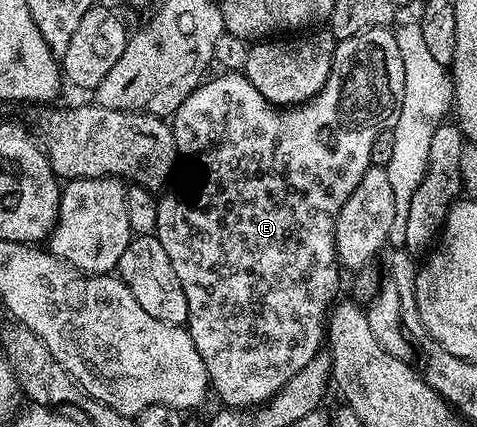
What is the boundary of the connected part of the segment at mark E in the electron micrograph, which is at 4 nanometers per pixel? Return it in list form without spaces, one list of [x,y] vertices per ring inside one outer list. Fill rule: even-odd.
[[[378,26],[372,30],[361,32],[352,38],[342,39],[335,47],[335,59],[331,65],[329,76],[315,98],[294,108],[274,106],[242,72],[223,72],[220,78],[208,77],[199,83],[199,87],[187,97],[185,104],[177,108],[169,125],[175,143],[179,149],[179,158],[187,165],[187,187],[180,194],[167,194],[158,199],[156,208],[157,237],[165,248],[166,255],[172,261],[181,288],[185,290],[188,301],[188,316],[185,328],[191,334],[197,352],[201,352],[201,360],[205,360],[205,368],[213,394],[220,398],[227,408],[246,410],[252,406],[260,406],[268,402],[282,386],[289,384],[313,356],[320,353],[325,342],[327,319],[331,307],[336,301],[335,293],[339,290],[339,273],[341,267],[337,248],[335,247],[335,221],[349,196],[361,184],[365,172],[371,167],[373,140],[394,123],[401,100],[405,96],[405,64],[401,64],[401,51],[397,49],[397,40],[390,29]]]

